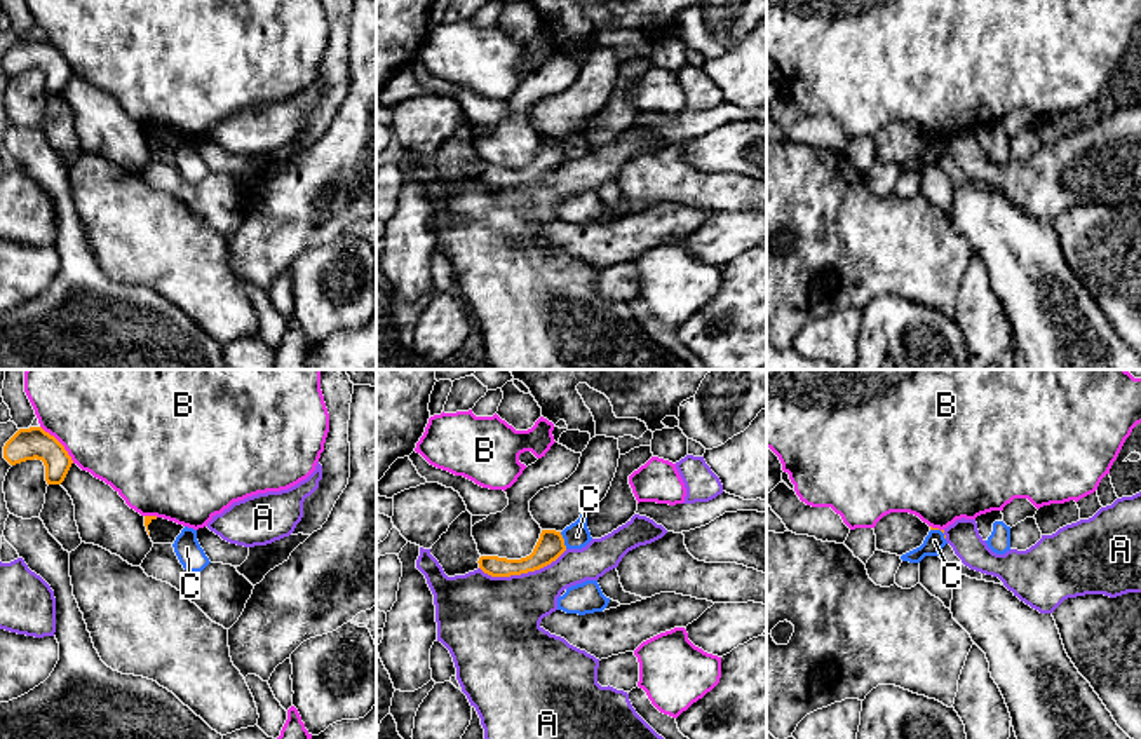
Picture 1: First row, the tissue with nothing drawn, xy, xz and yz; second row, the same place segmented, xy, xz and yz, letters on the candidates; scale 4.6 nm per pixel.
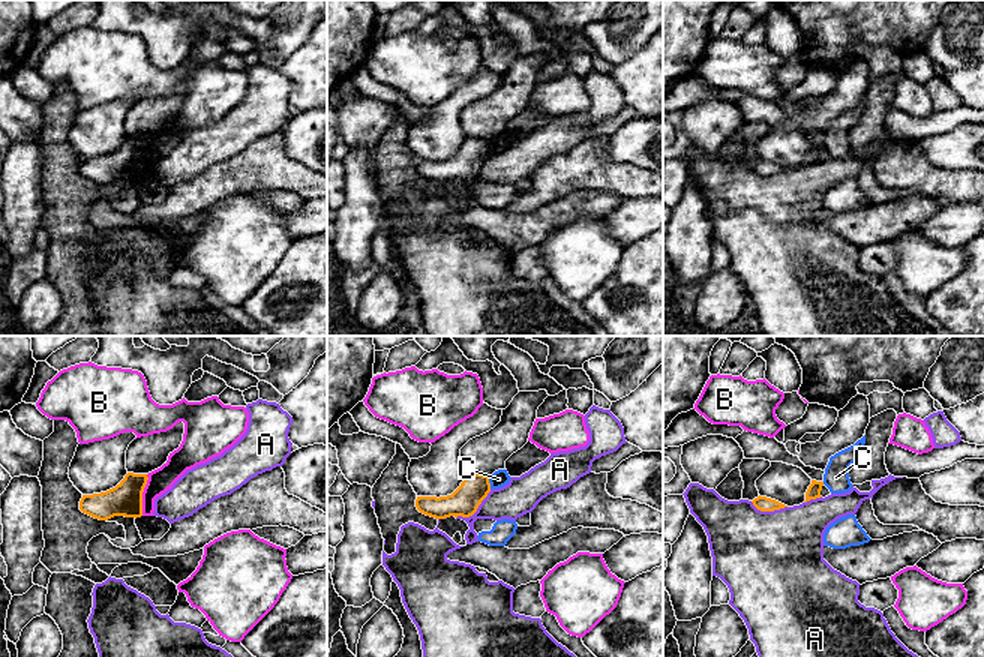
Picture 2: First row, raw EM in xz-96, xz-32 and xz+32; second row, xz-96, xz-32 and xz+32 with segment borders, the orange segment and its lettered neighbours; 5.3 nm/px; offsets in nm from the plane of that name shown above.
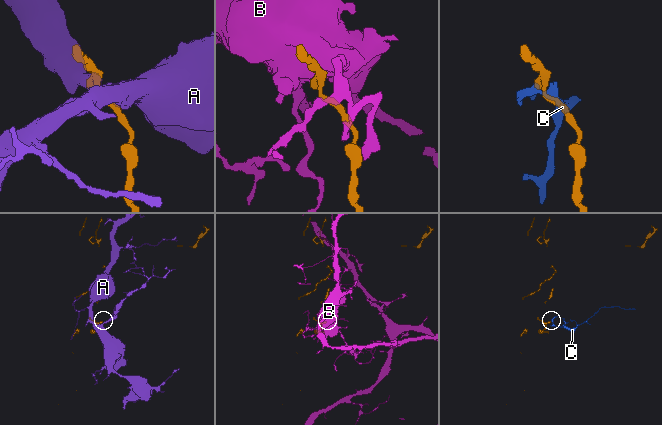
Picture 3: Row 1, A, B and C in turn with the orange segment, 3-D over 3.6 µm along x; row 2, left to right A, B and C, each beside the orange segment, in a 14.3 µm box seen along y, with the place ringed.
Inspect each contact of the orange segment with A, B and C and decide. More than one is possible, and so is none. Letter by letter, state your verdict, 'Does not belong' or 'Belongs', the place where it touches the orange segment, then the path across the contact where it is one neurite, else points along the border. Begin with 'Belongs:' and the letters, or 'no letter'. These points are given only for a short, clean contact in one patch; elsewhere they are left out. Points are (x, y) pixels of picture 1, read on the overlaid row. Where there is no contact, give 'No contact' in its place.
Belongs: no letter
A: Does not belong. Touches orange at xz (523, 572)
B: Does not belong. Touches orange at xy (60, 443)
C: Does not belong. Touches orange at xz (563, 541). Boundary: xz (560, 532), (567, 548)

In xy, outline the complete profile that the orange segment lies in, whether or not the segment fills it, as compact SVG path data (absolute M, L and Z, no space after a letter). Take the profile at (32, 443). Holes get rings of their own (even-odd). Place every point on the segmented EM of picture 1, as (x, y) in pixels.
M42 427L19 429L5 443L3 458L10 465L42 460L47 485L61 485L73 464L64 446Z

